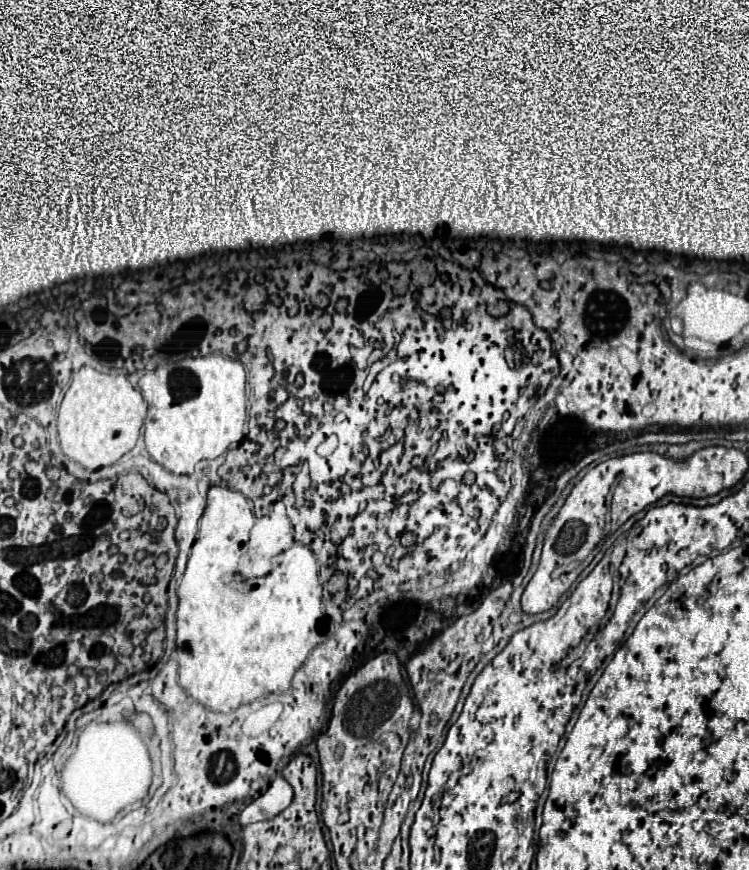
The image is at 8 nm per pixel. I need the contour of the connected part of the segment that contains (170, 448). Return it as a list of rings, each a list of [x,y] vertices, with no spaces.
[[[210,354],[200,358],[186,358],[160,366],[148,372],[138,382],[140,392],[148,404],[148,416],[144,424],[144,440],[148,454],[172,474],[192,474],[194,466],[202,460],[216,460],[232,444],[240,444],[244,438],[244,424],[248,412],[246,396],[246,370],[236,360],[222,354]]]

